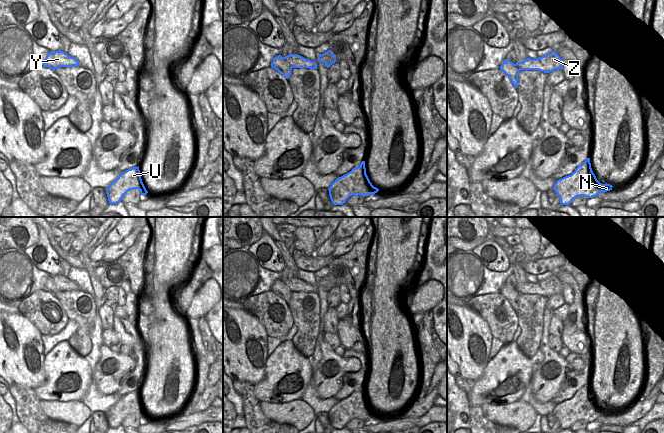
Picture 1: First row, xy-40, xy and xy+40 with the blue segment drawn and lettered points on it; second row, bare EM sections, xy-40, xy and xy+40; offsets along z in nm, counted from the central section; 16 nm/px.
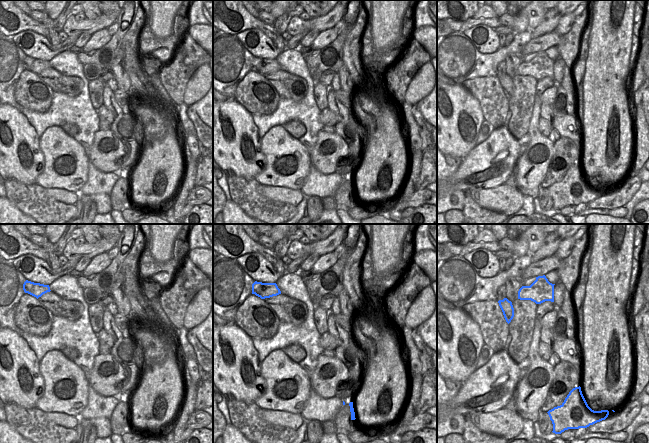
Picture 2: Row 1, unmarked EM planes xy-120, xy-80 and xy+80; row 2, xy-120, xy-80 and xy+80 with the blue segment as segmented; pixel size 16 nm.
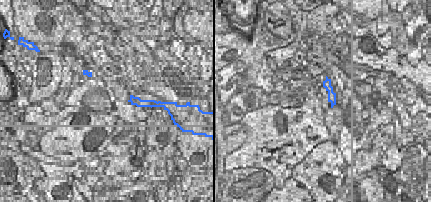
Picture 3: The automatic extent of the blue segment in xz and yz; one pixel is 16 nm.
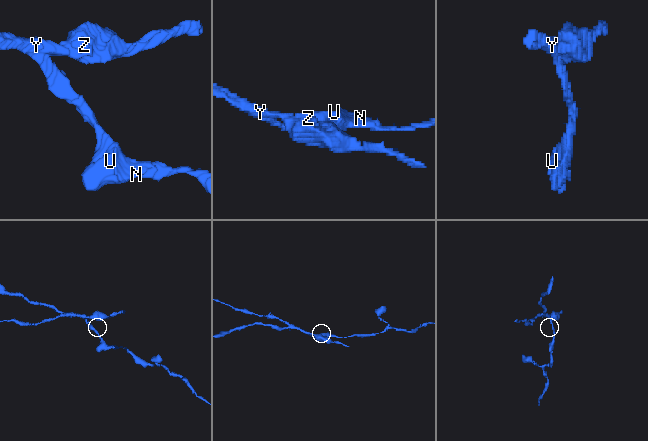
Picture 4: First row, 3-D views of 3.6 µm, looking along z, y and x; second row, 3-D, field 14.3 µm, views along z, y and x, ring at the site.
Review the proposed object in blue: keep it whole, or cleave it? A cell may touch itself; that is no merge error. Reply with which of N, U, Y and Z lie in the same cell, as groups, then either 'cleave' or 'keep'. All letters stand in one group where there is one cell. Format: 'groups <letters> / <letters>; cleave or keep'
groups N U / Y Z; cleave

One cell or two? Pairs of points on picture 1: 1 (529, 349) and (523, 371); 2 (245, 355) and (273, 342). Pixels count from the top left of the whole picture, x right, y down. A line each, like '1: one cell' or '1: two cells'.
1: two cells
2: two cells

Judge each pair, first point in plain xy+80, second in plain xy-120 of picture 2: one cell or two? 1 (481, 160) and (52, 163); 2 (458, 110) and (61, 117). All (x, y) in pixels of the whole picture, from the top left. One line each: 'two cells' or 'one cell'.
1: one cell
2: two cells

